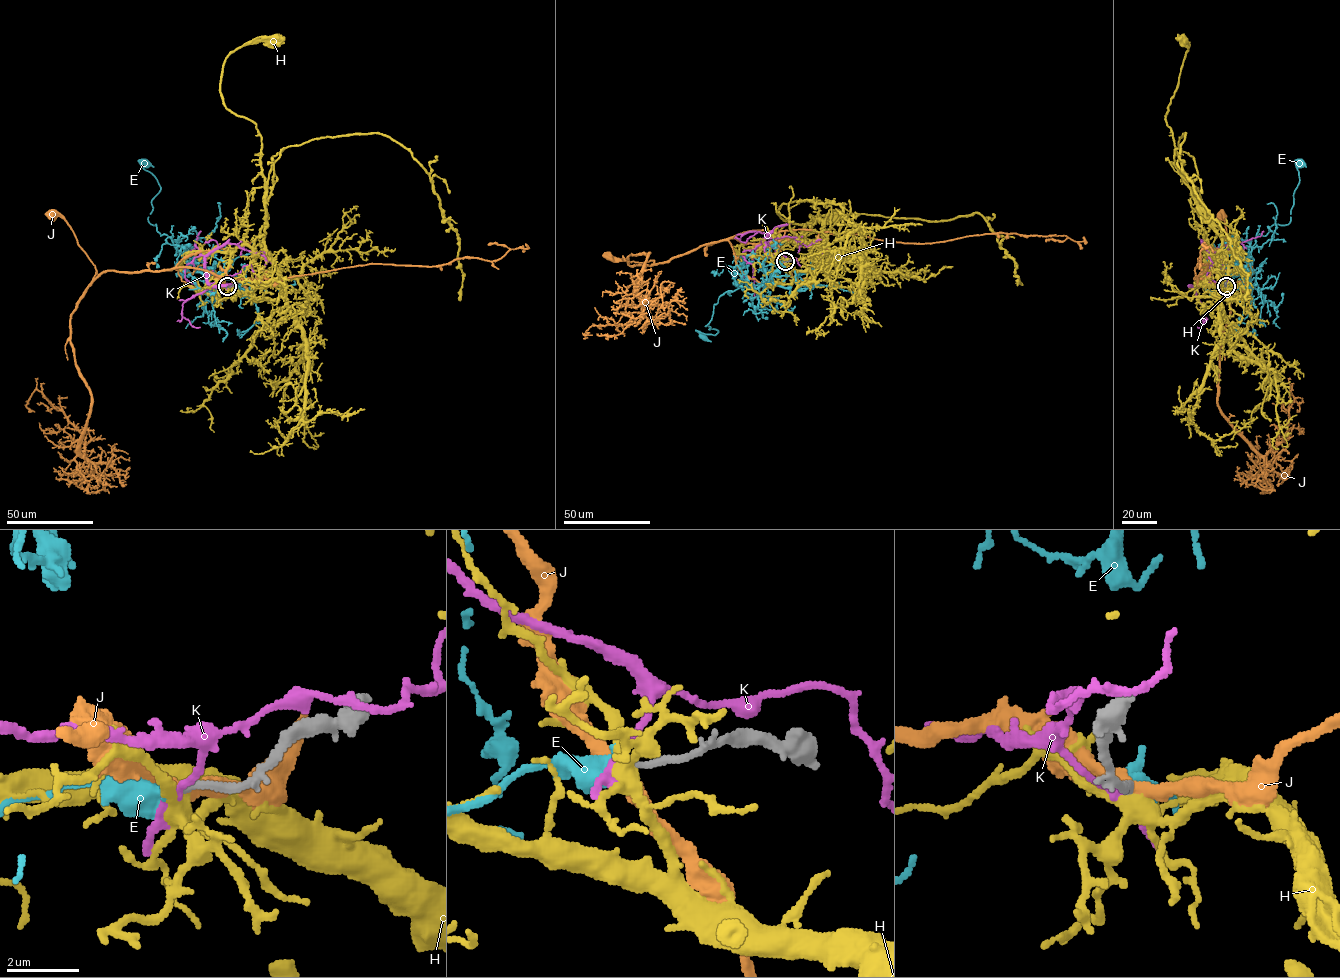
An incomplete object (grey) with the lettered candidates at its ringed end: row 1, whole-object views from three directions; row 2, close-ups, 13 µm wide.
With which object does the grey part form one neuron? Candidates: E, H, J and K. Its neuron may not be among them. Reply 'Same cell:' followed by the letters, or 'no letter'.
Same cell: E

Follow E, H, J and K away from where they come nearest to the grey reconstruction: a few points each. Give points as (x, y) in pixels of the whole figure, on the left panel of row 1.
E: (227, 286), (207, 289), (209, 281), (187, 252), (148, 221), (151, 200), (160, 188), (145, 164)
H: (227, 286), (258, 300), (280, 295), (263, 240), (261, 140), (225, 107), (220, 89), (231, 53), (275, 40)
J: (228, 286), (217, 275), (189, 268), (109, 270), (94, 279), (96, 267), (70, 226), (52, 214)
K: (227, 286), (212, 272), (207, 276), (205, 267), (205, 257), (227, 243), (264, 256), (263, 271)

